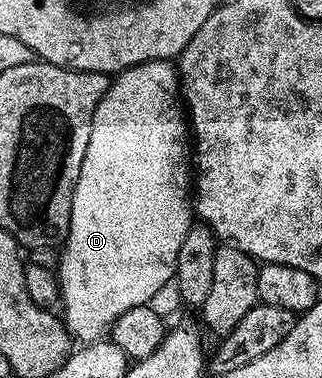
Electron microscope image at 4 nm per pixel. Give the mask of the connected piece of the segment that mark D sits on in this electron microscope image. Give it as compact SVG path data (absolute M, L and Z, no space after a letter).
M157 59L130 67L126 71L119 71L113 76L108 93L104 93L100 105L96 105L96 113L92 117L92 133L88 137L88 149L84 153L84 161L80 165L80 177L76 177L76 185L72 193L72 213L68 233L61 244L62 256L58 259L58 267L56 266L60 315L71 340L82 345L105 340L110 326L124 313L128 313L128 309L144 307L154 301L150 299L156 298L161 293L162 286L173 280L180 245L184 245L184 237L188 237L188 229L195 219L196 211L192 206L192 155L188 150L188 115L180 98L180 84L175 64L169 59Z

